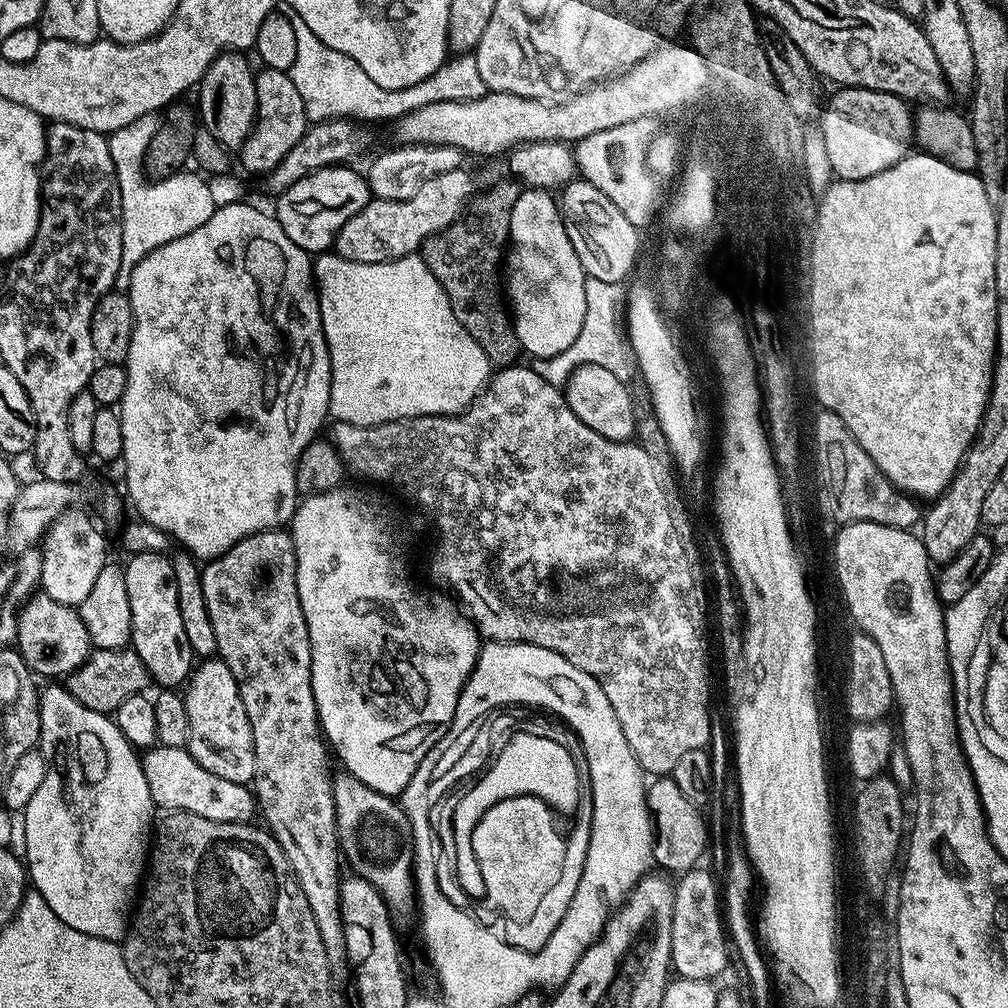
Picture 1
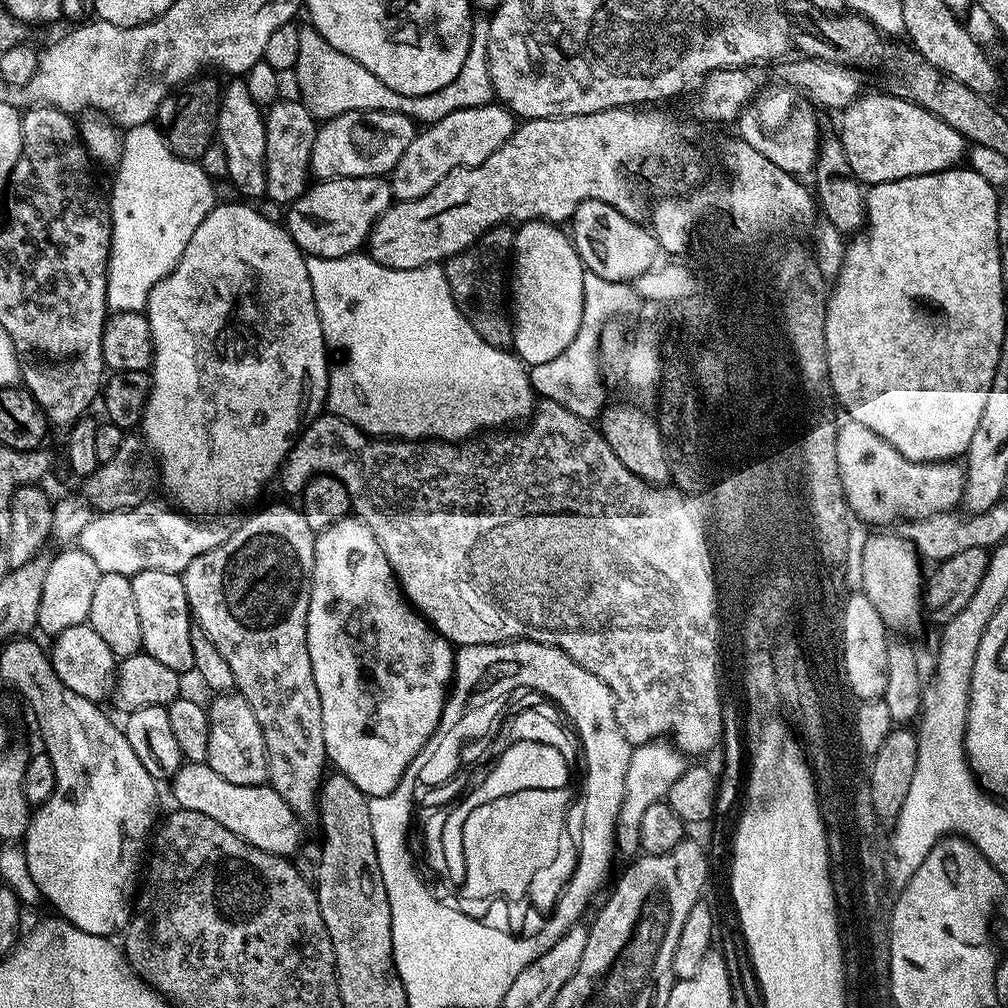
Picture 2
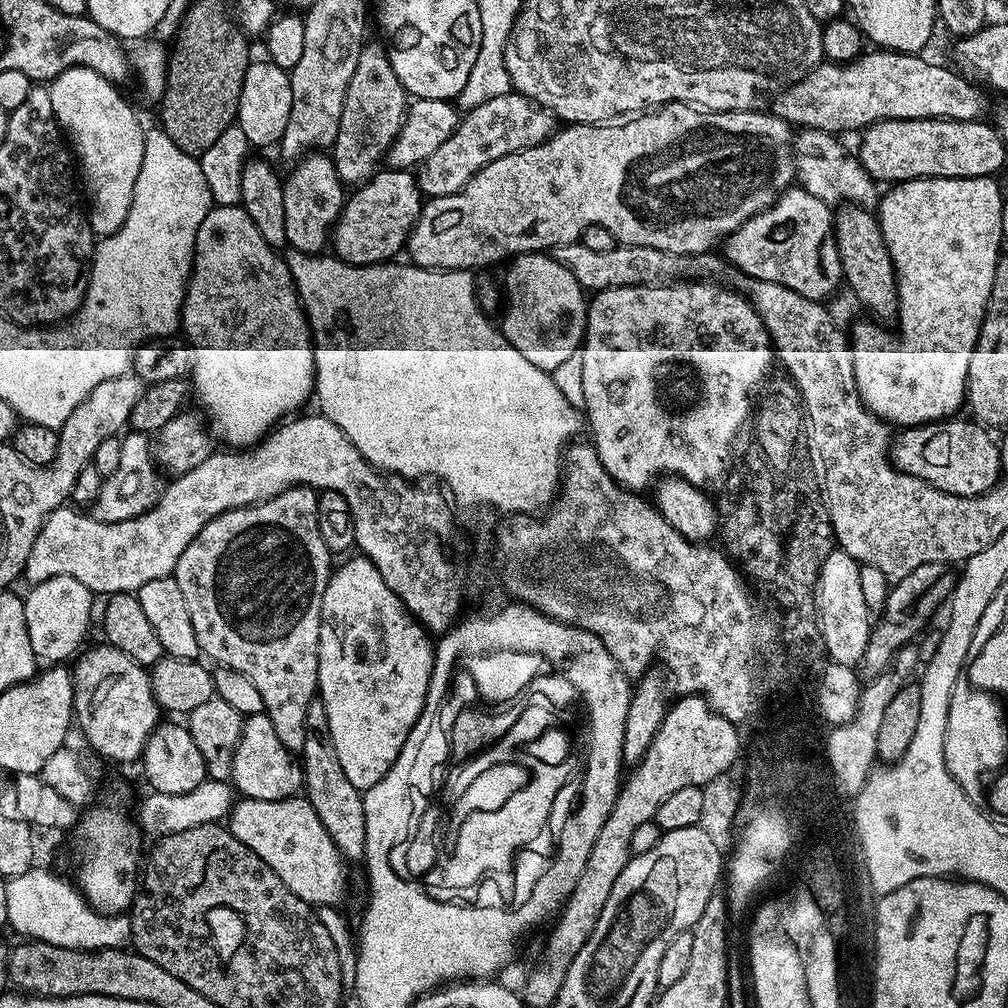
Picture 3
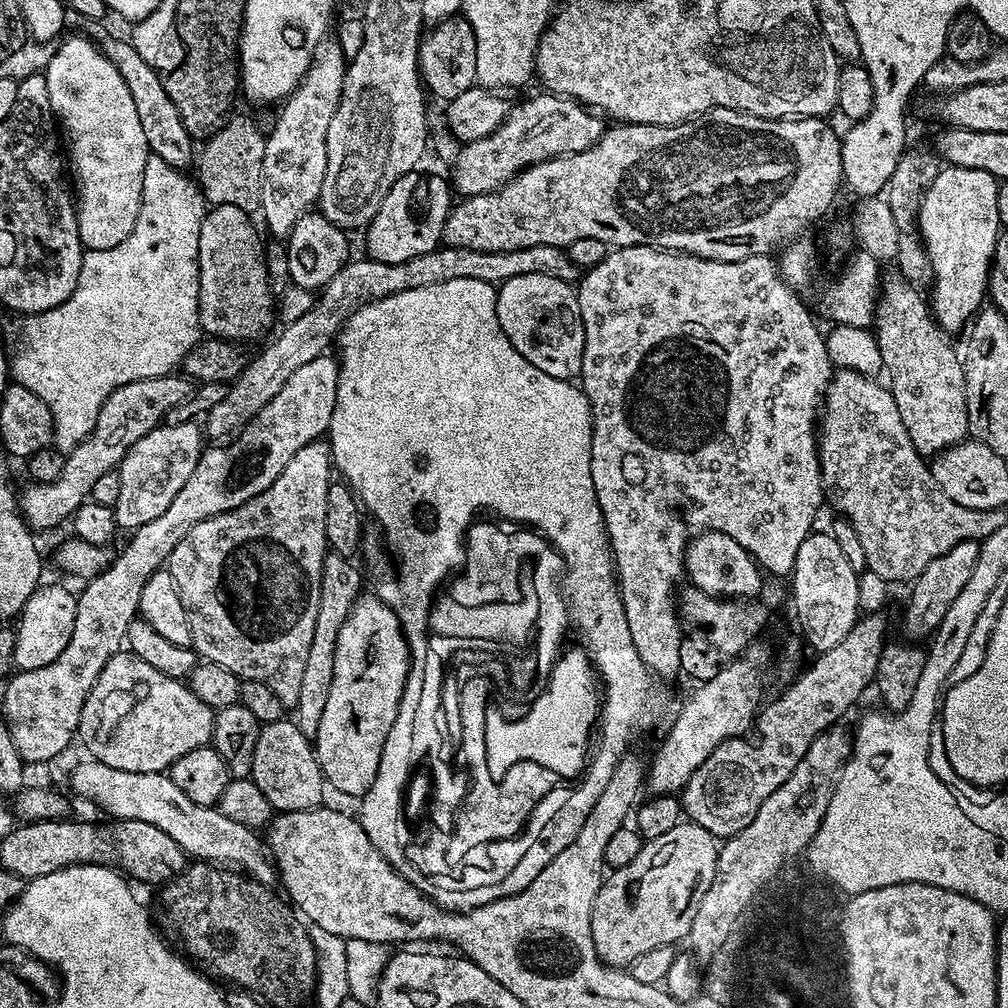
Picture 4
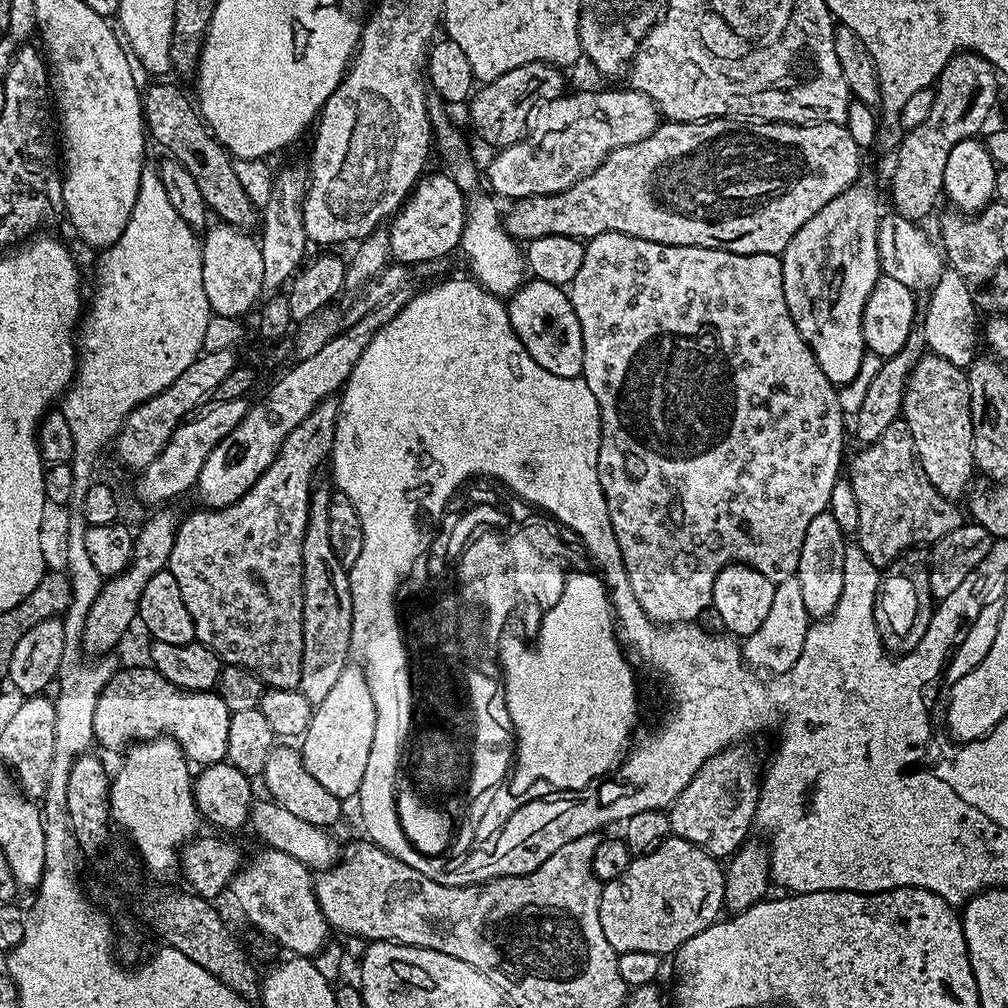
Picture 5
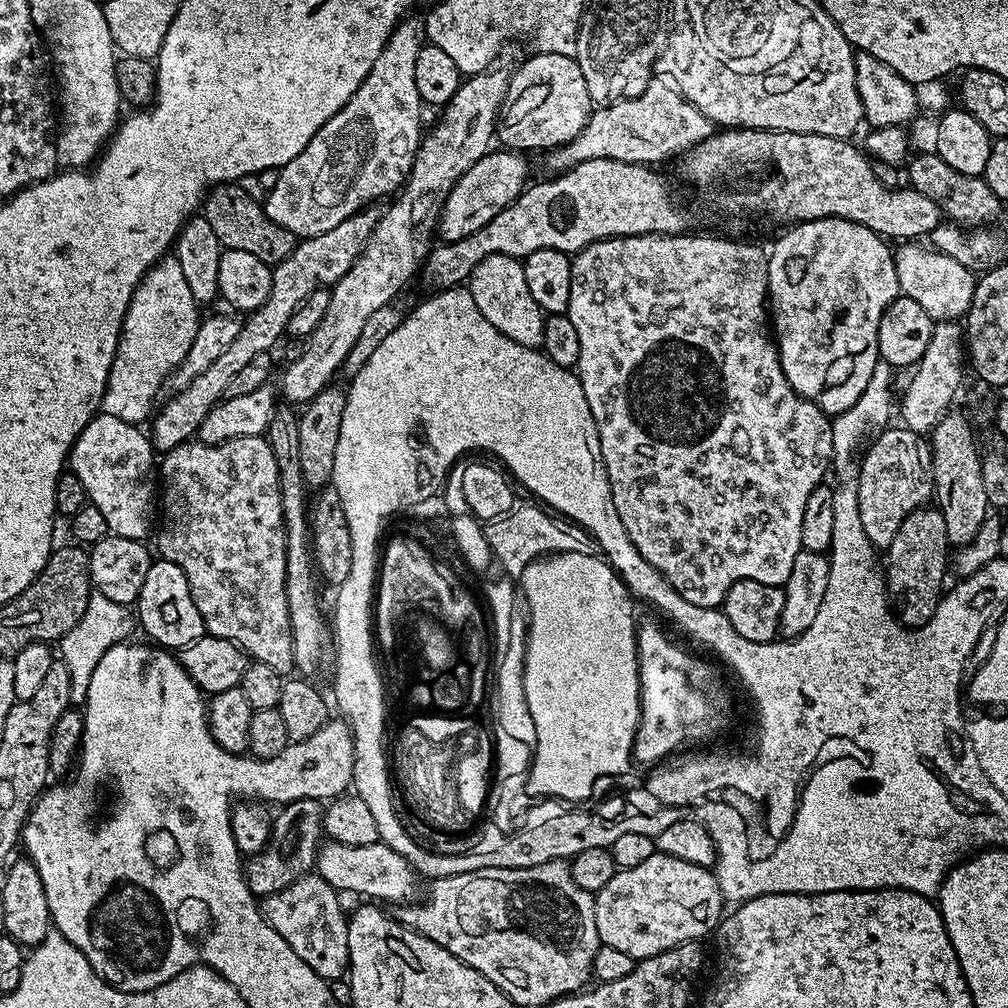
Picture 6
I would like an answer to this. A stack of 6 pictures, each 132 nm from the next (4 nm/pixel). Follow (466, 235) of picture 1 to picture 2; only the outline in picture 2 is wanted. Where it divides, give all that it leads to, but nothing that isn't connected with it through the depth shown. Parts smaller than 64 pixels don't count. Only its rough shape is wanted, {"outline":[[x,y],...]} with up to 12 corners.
{"outline":[[490,228],[442,264],[458,310],[513,347],[506,265],[513,229]]}

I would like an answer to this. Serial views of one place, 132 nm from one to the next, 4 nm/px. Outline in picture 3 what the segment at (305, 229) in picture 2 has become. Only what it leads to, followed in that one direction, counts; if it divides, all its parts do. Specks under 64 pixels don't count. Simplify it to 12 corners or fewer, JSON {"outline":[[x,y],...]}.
{"outline":[[380,170],[330,233],[348,264],[383,264],[408,243],[422,193]]}

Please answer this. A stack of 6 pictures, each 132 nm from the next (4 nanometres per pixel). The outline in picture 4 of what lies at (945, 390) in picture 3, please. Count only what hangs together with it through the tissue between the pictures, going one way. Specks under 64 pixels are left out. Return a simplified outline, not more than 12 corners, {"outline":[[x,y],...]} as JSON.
{"outline":[[941,167],[919,227],[932,315],[953,334],[989,295],[996,177]]}

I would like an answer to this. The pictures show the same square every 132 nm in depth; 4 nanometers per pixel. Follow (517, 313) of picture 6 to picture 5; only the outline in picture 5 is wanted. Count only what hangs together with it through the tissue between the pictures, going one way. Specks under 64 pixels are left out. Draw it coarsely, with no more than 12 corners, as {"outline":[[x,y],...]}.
{"outline":[[439,96],[428,123],[447,175],[467,194],[459,251],[477,284],[511,298],[526,280],[504,228],[463,136]]}

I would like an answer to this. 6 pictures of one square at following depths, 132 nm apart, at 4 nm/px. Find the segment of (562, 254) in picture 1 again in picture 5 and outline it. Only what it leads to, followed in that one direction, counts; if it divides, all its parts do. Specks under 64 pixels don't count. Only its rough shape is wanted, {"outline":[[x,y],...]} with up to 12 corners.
{"outline":[[529,279],[507,301],[530,358],[583,373],[582,326],[561,285]]}

